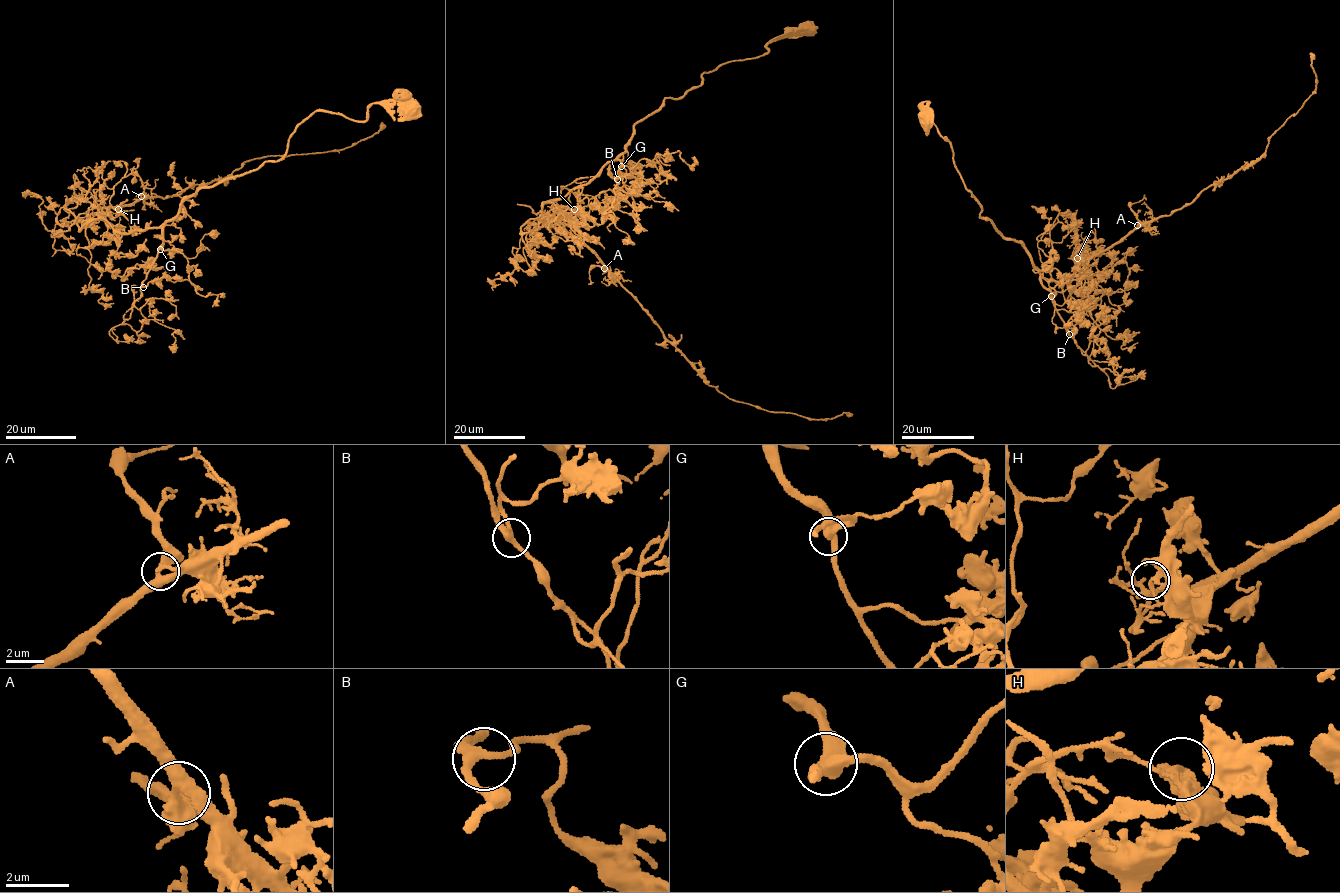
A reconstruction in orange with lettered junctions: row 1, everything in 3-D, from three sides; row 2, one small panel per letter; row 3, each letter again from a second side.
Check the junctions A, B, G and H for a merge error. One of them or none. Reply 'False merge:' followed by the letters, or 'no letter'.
False merge: H

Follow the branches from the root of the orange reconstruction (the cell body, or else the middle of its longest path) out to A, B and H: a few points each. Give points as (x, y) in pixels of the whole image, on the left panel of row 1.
A: (412, 110), (314, 111), (279, 160), (203, 187), (159, 226), (93, 220), (141, 196)
B: (412, 110), (372, 104), (358, 121), (314, 111), (279, 160), (203, 187), (182, 203), (163, 226), (143, 287)
H: (412, 110), (314, 111), (279, 160), (203, 187), (159, 226), (93, 220), (117, 209)

